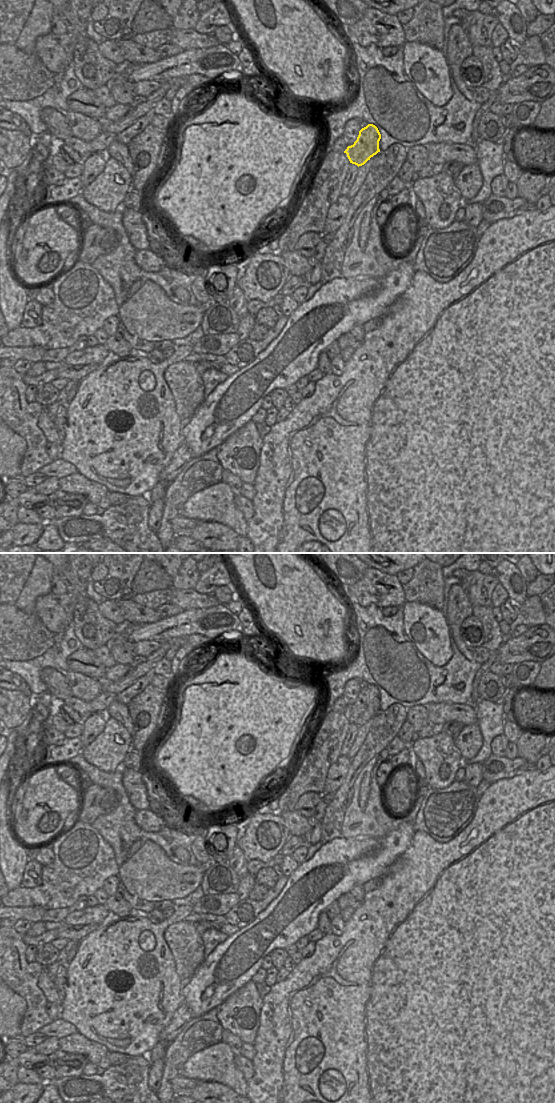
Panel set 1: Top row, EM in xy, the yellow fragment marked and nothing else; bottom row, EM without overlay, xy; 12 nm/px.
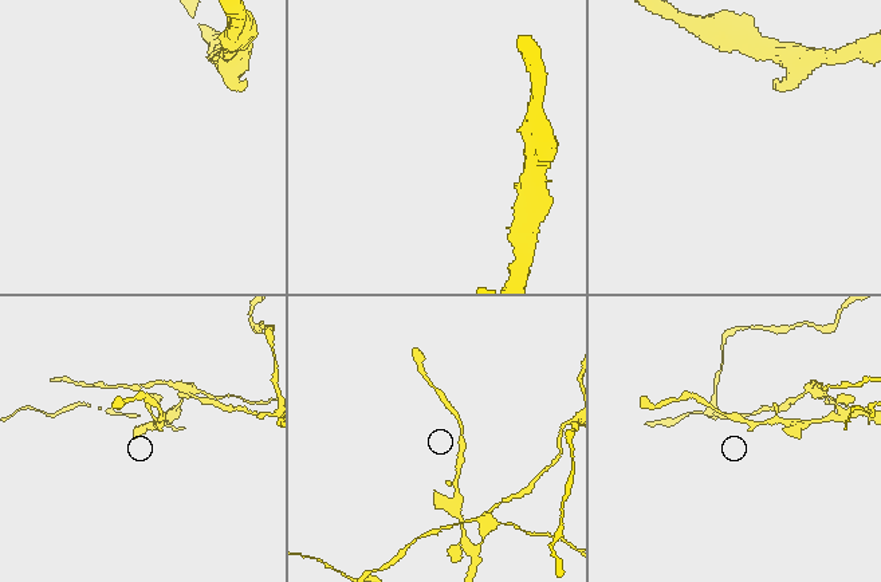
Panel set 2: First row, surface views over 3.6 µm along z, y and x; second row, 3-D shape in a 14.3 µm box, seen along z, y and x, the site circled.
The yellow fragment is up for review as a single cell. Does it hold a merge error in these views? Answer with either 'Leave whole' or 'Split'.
Split

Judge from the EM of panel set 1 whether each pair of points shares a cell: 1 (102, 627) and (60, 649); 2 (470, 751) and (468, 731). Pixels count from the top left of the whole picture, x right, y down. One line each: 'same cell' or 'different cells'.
1: different cells
2: same cell

